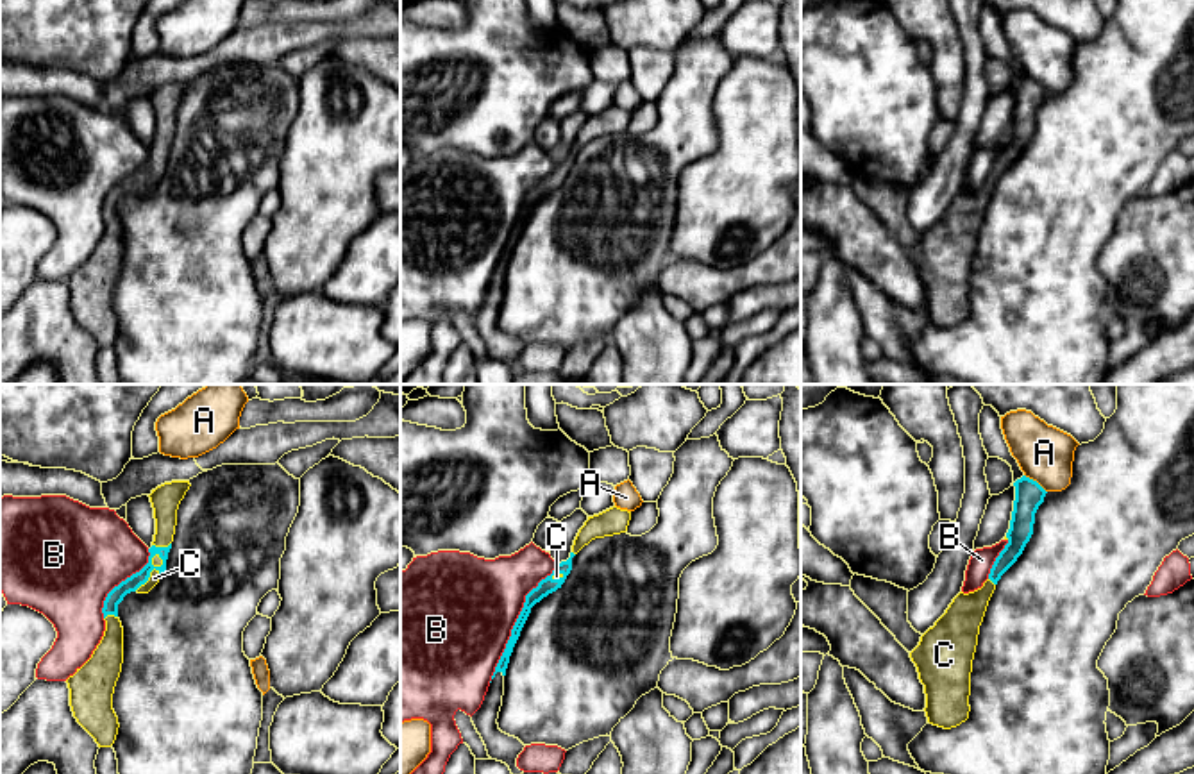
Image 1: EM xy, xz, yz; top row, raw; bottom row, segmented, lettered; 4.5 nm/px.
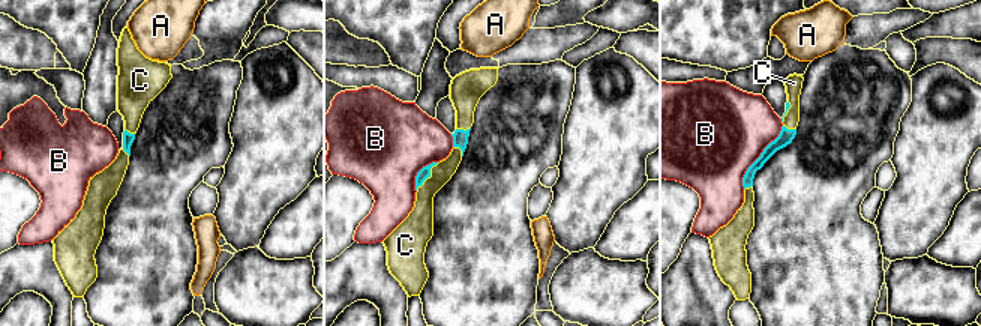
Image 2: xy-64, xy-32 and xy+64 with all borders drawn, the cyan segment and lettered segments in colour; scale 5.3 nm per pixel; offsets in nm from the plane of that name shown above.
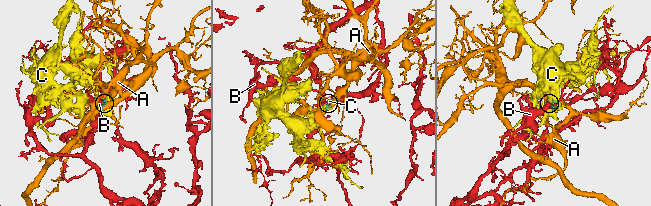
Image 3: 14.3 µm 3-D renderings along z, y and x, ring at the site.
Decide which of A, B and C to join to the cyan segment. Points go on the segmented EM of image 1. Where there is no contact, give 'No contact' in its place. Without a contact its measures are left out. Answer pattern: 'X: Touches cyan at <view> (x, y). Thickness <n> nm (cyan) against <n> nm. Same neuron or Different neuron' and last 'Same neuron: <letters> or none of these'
A: Touches cyan at yz (1035, 481). Thickness 130 nm (cyan) against 260 nm. Different neuron
B: Touches cyan at xz (515, 622). Thickness 70 nm (cyan) against 480 nm. Different neuron
C: Touches cyan at xy (151, 571). Thickness 70 nm (cyan) against 50 nm. Same neuron
Same neuron: C

